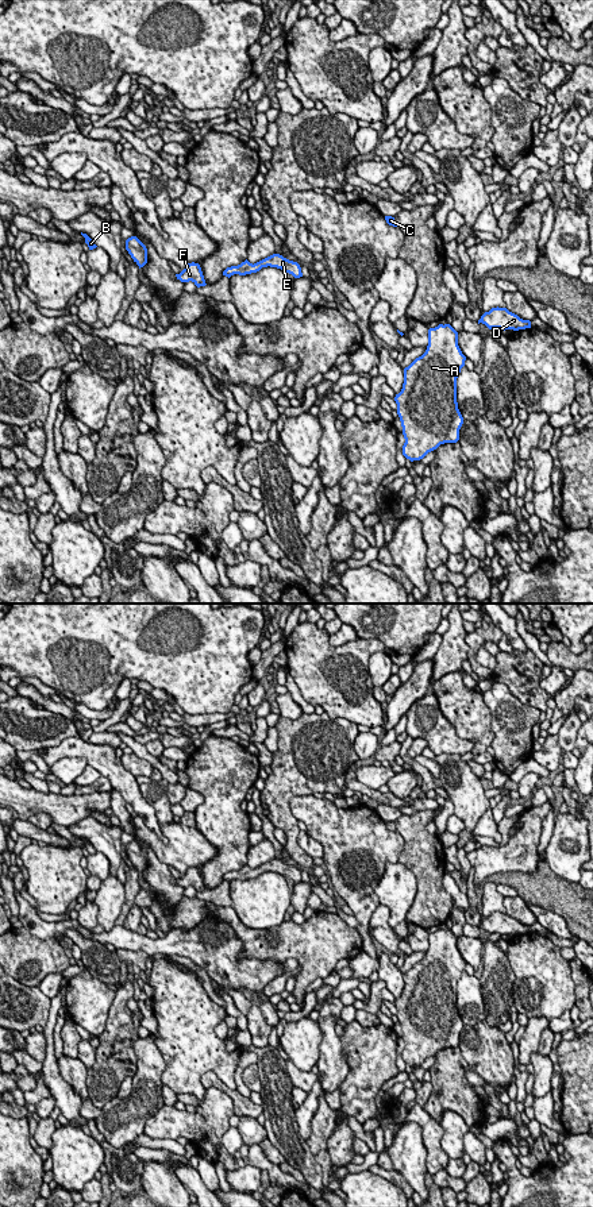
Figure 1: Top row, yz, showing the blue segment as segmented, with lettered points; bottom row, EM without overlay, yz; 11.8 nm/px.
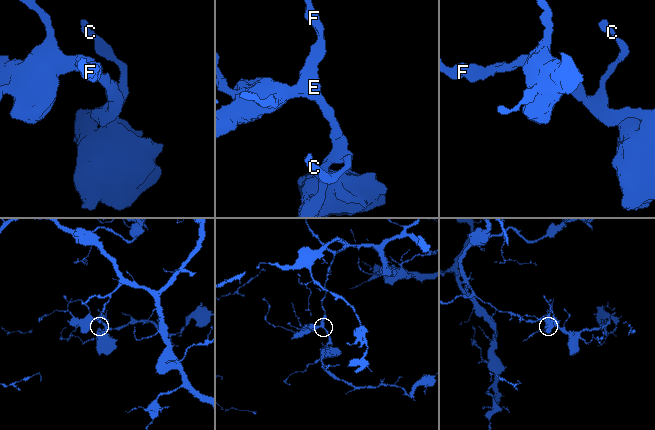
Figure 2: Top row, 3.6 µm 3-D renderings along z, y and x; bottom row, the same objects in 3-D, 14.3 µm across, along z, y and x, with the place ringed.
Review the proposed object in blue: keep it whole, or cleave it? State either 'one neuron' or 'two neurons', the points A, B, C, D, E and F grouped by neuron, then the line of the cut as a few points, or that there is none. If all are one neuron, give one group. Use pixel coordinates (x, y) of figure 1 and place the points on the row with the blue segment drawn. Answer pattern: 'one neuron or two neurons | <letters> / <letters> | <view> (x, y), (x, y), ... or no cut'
one neuron | A B C D E F | no cut

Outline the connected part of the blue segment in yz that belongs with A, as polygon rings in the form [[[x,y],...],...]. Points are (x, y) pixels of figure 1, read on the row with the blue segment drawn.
[[[439,324],[428,329],[426,352],[404,369],[403,389],[394,401],[405,439],[403,455],[411,462],[423,459],[440,444],[459,440],[463,417],[457,402],[457,378],[465,360],[458,346],[458,332],[450,324]]]

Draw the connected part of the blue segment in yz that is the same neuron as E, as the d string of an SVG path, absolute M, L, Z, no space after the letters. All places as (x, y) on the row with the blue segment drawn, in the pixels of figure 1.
M273 254L254 265L246 259L244 262L242 262L238 266L227 267L223 271L223 275L226 275L228 278L234 274L246 275L246 274L257 273L262 267L267 267L267 266L281 269L284 273L289 273L294 278L303 277L300 265L297 262L284 258L280 254Z

